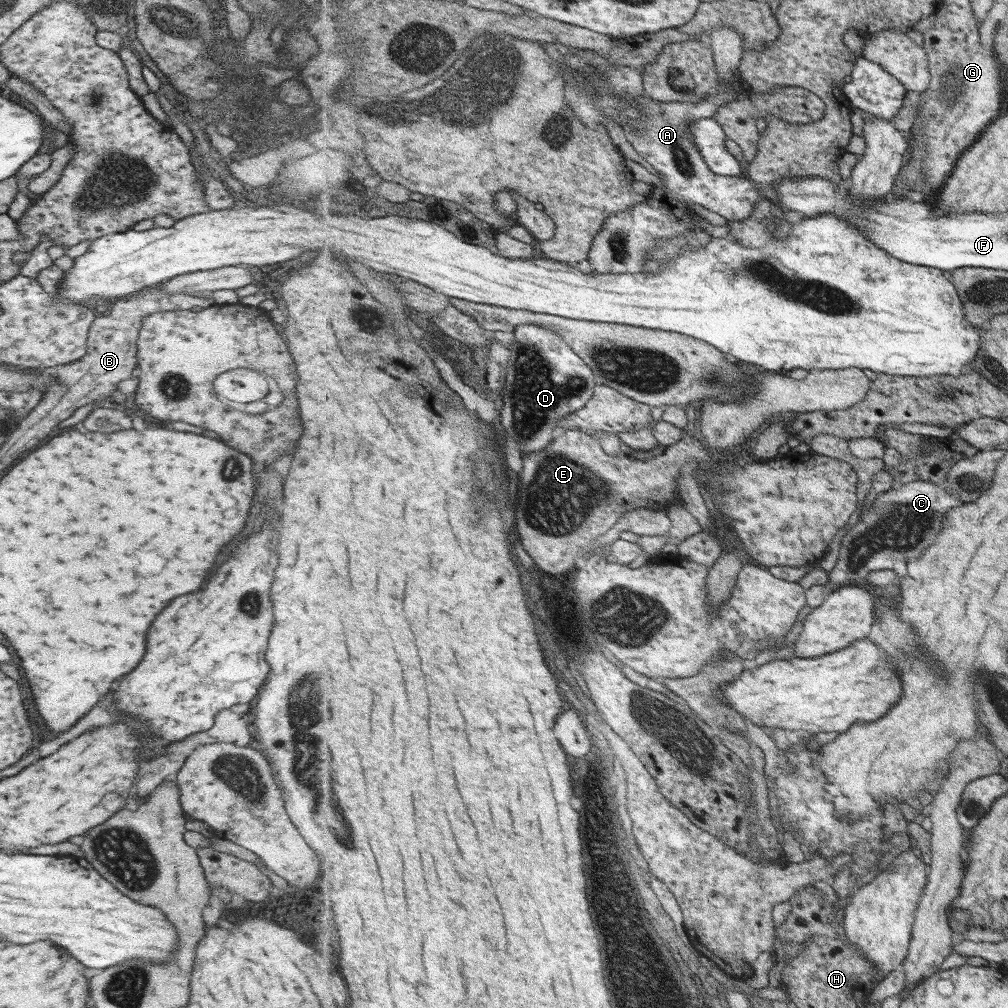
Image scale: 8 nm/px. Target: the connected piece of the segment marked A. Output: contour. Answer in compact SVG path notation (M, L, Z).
M720 26L716 28L711 38L708 39L716 52L717 68L721 76L725 79L726 88L722 88L721 92L708 96L704 100L695 103L685 102L663 102L656 100L648 95L637 97L640 100L640 105L646 110L646 118L640 123L640 128L632 128L632 126L623 126L627 141L633 146L634 150L645 159L653 168L660 174L660 187L653 190L651 197L646 198L643 203L637 204L636 207L619 211L609 216L596 236L593 243L588 261L591 265L590 273L593 275L609 274L613 270L613 274L637 274L637 272L645 272L645 264L648 264L648 258L651 258L650 252L660 244L660 240L668 240L674 236L680 236L694 228L691 206L703 206L707 210L716 212L725 218L728 222L744 221L753 211L756 203L764 197L764 190L759 183L752 181L748 176L721 176L715 174L709 165L704 161L703 155L699 152L699 147L690 139L690 124L693 121L699 120L701 117L710 117L717 112L717 109L729 101L734 101L740 94L733 92L728 88L729 79L737 72L741 65L741 60L744 55L744 42L740 32L737 32L730 26Z

